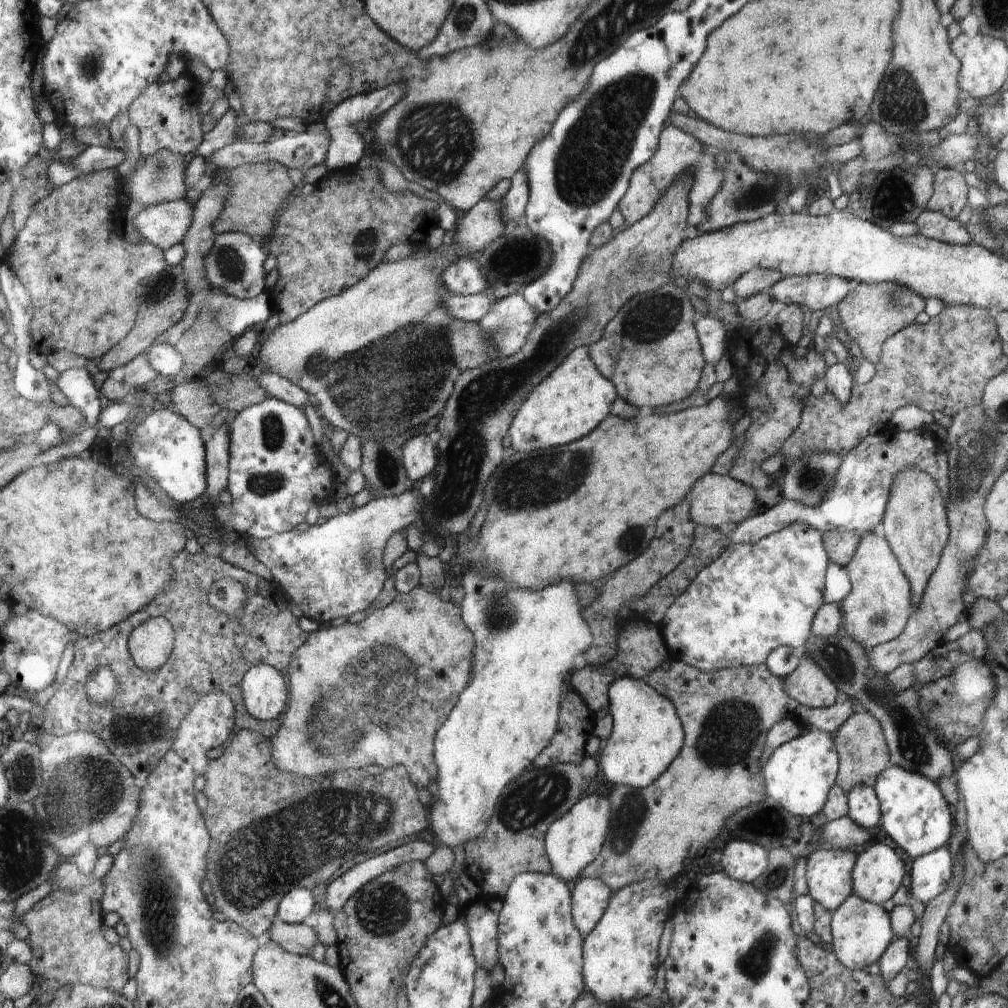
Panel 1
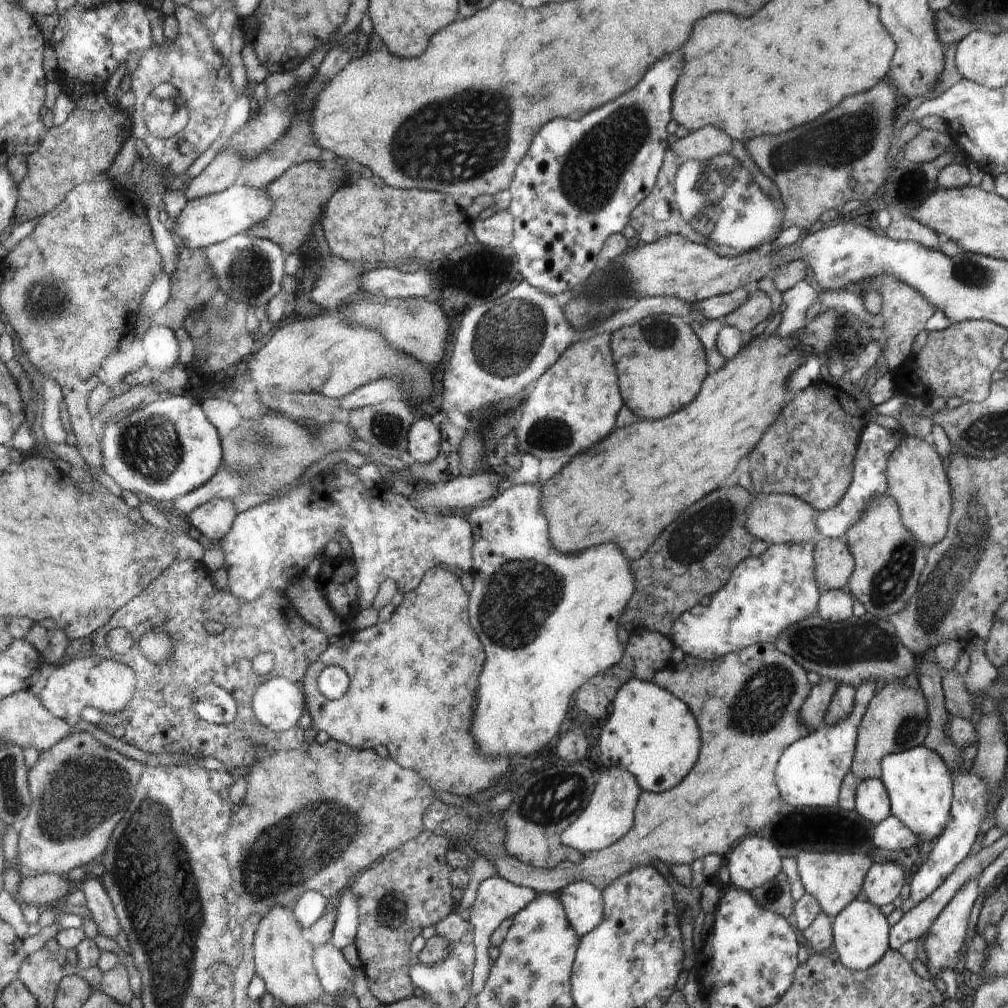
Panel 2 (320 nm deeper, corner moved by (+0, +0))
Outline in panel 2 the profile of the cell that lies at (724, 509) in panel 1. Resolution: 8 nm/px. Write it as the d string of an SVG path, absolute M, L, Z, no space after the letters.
M753 493L753 505L749 506L746 526L757 539L764 540L769 545L816 542L820 538L817 529L818 513L810 503L794 495Z

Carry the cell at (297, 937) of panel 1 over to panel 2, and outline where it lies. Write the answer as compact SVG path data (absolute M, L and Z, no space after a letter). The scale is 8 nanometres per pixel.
M329 943L315 947L313 962L326 992L336 998L353 994L355 969L346 962L341 950Z

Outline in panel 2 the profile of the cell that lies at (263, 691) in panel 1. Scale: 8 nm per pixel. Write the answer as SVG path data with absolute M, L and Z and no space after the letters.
M272 677L257 686L252 707L255 717L272 732L293 729L304 714L306 700L302 690L290 679Z

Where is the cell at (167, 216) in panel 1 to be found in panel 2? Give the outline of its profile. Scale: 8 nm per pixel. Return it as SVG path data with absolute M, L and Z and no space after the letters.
M234 184L222 192L187 201L174 226L177 247L206 249L234 235L246 235L250 229L270 218L273 206L273 198L265 187L256 188L251 184Z

